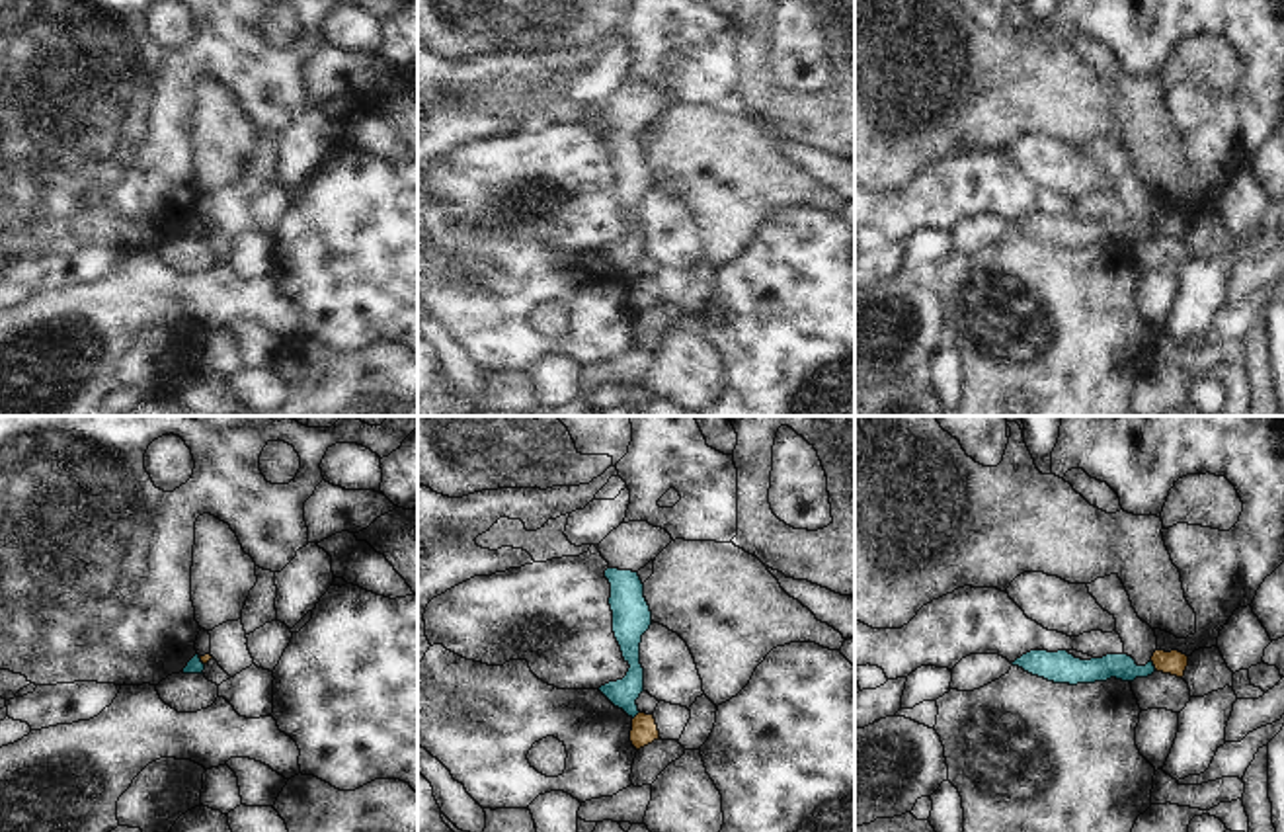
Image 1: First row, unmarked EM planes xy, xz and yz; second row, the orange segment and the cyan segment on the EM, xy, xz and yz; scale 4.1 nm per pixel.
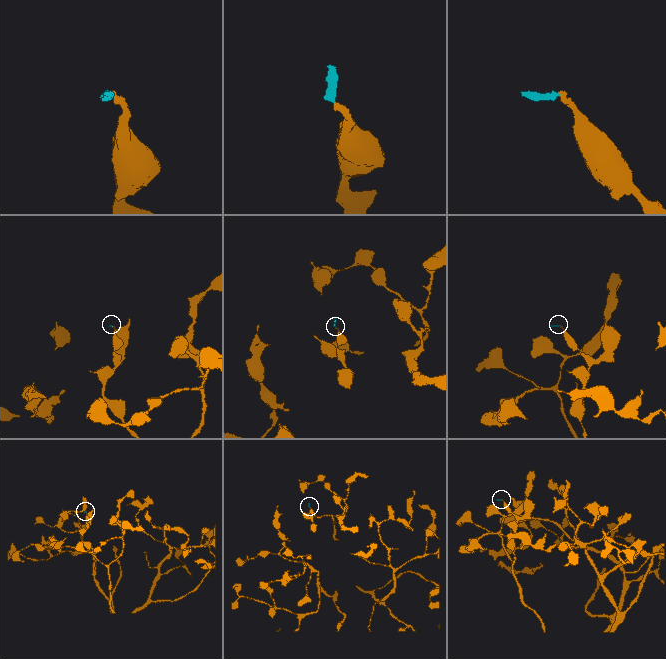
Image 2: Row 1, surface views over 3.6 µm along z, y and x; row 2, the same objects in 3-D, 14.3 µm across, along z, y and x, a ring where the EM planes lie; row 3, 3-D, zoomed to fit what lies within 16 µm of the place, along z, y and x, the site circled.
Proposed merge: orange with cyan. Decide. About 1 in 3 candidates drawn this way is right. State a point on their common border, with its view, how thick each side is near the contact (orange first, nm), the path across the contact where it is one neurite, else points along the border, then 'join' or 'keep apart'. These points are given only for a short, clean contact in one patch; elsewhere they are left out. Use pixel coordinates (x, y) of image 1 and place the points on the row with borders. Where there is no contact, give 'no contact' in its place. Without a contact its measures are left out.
yz (1154, 665) | 100/110 nm | along yz (1150, 661), (1156, 668) | keep apart

